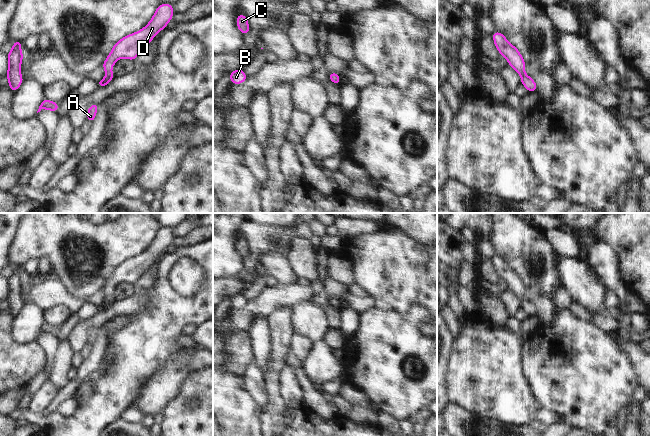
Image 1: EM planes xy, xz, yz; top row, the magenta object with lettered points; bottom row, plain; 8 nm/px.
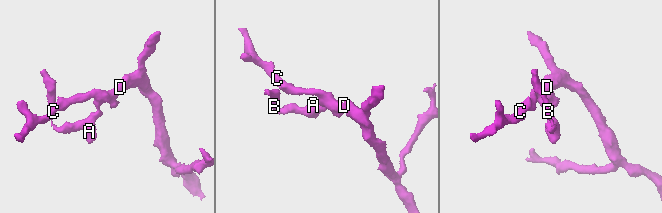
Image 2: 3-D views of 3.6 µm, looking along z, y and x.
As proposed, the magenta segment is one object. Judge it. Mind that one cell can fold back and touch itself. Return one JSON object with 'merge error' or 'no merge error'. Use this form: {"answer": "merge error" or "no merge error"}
{"answer": "no merge error"}

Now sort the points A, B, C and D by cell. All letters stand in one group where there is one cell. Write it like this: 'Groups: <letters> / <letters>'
Groups: A B C D.

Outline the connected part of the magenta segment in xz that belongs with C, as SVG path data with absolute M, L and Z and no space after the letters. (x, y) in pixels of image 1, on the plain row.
M242 237L238 239L236 247L238 254L241 255L243 259L250 256L248 243Z

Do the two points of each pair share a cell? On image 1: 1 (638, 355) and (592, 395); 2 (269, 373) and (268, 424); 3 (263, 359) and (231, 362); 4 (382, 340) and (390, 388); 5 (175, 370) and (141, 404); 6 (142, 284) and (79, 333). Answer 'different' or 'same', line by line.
1: different
2: same
3: different
4: same
5: same
6: same

